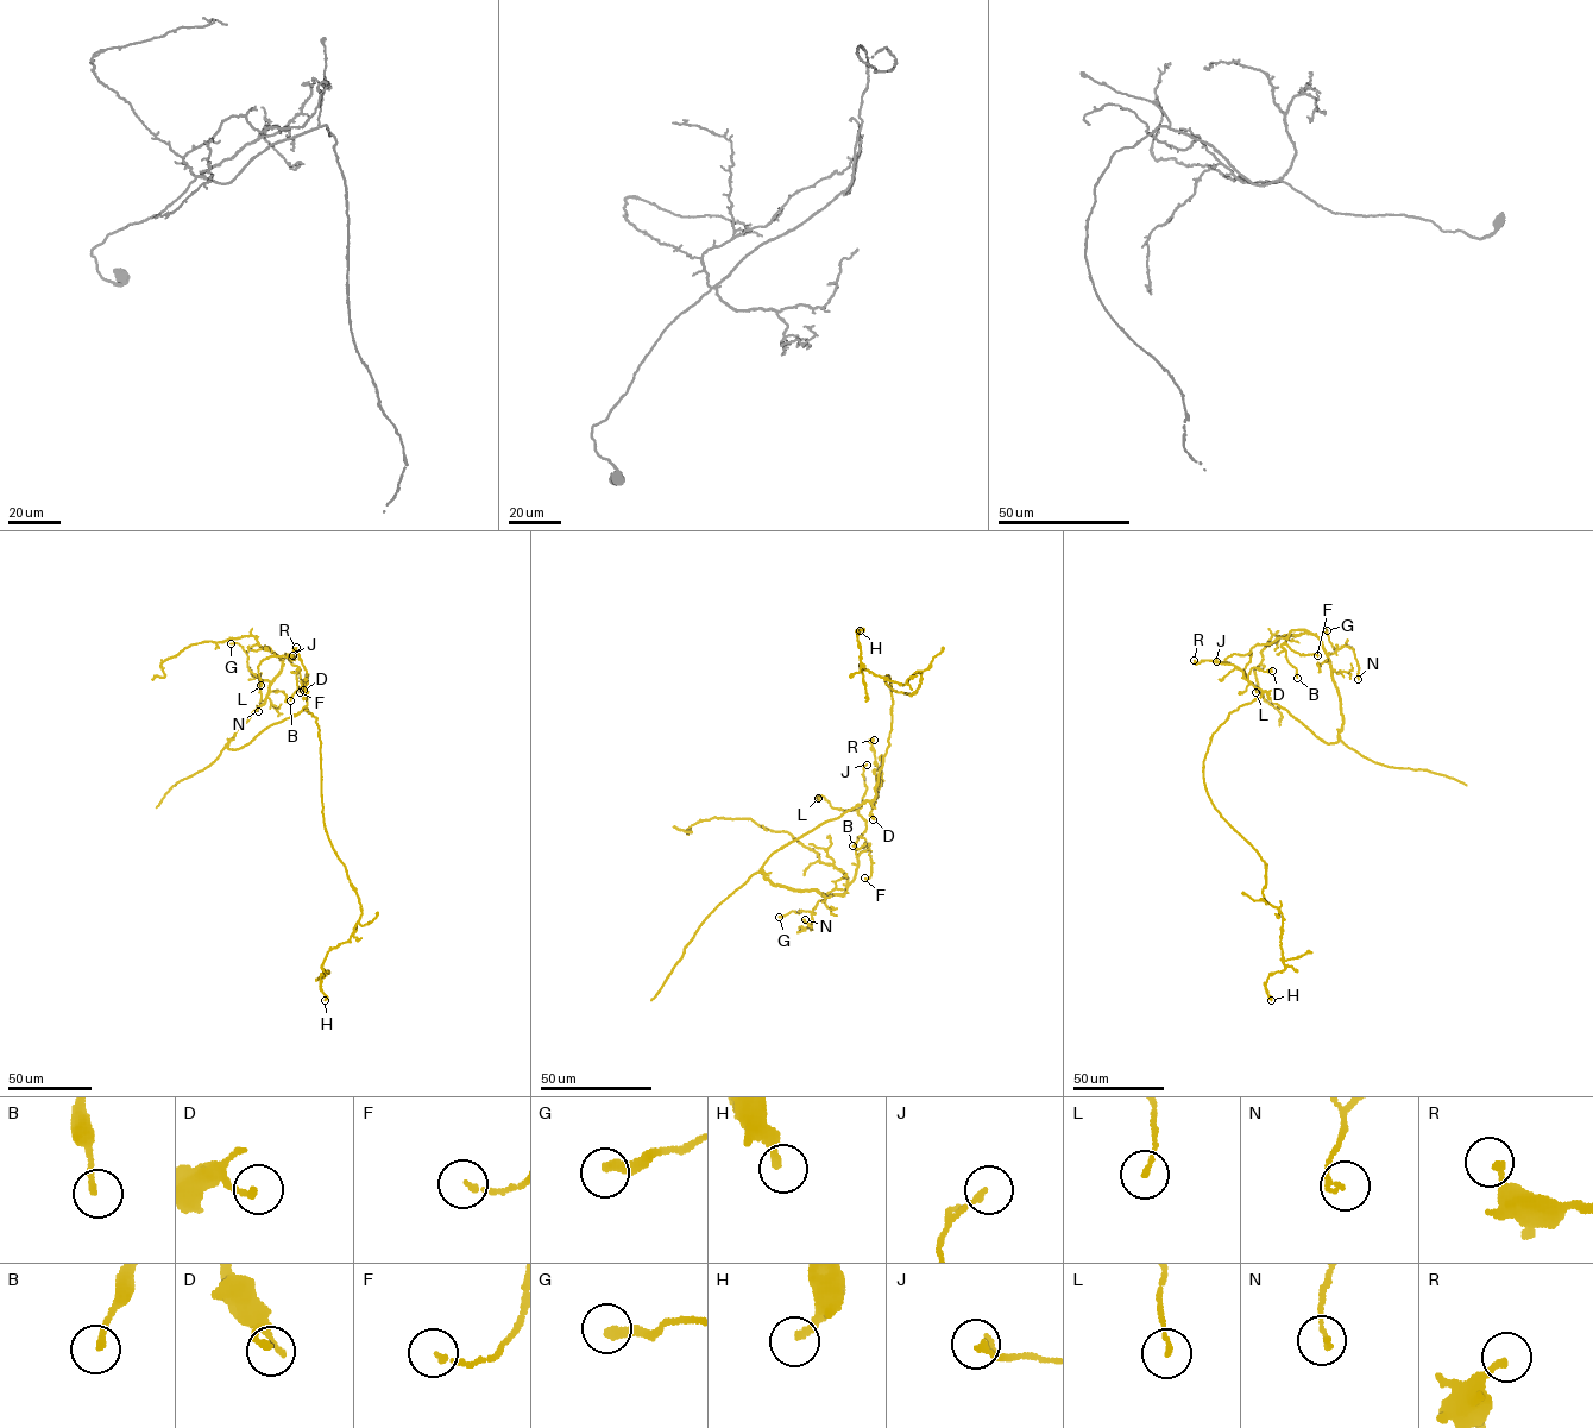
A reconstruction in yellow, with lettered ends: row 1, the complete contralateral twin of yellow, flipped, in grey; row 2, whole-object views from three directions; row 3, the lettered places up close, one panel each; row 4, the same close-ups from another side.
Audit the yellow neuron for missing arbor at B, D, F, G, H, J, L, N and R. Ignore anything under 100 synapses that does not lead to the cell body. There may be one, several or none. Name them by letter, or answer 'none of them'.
none of them

